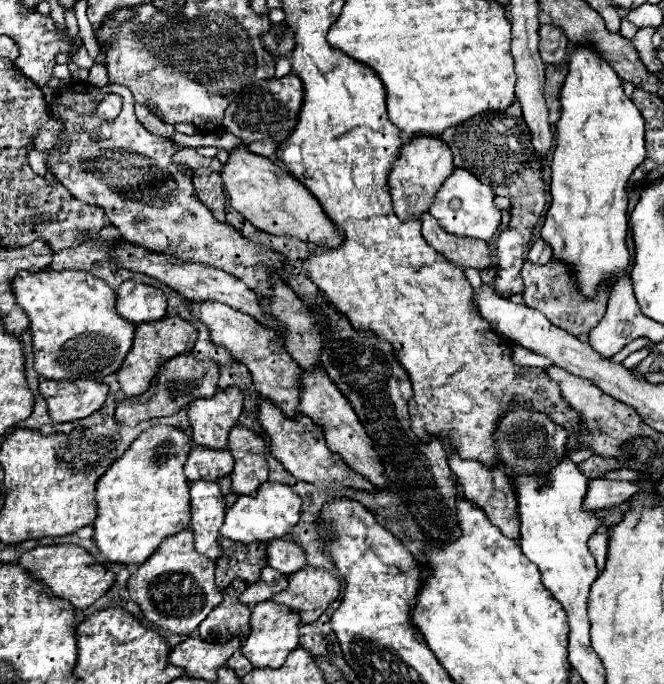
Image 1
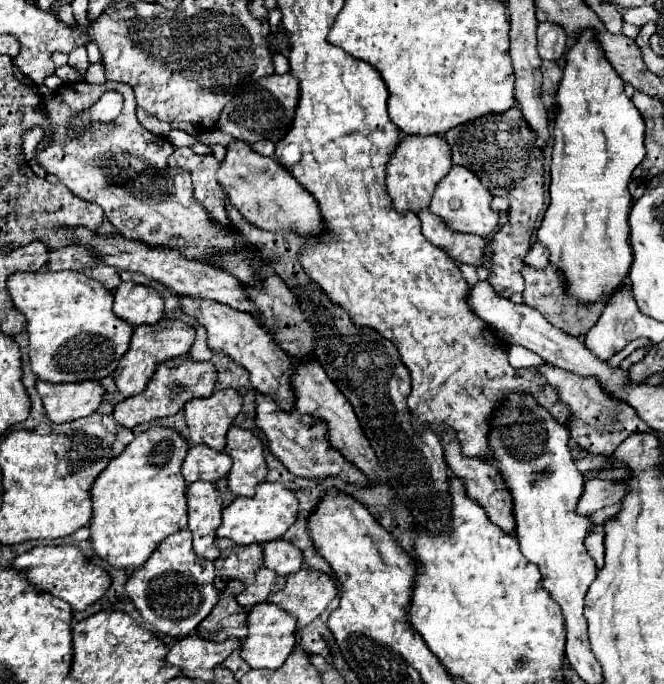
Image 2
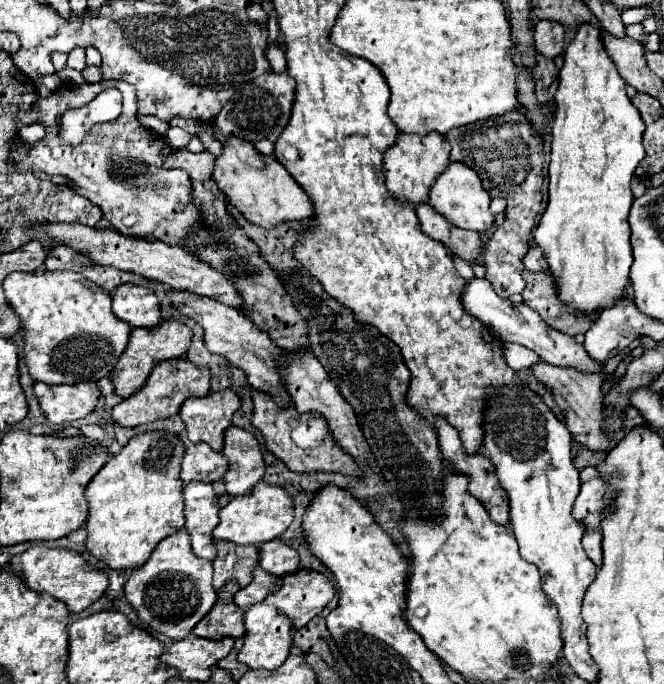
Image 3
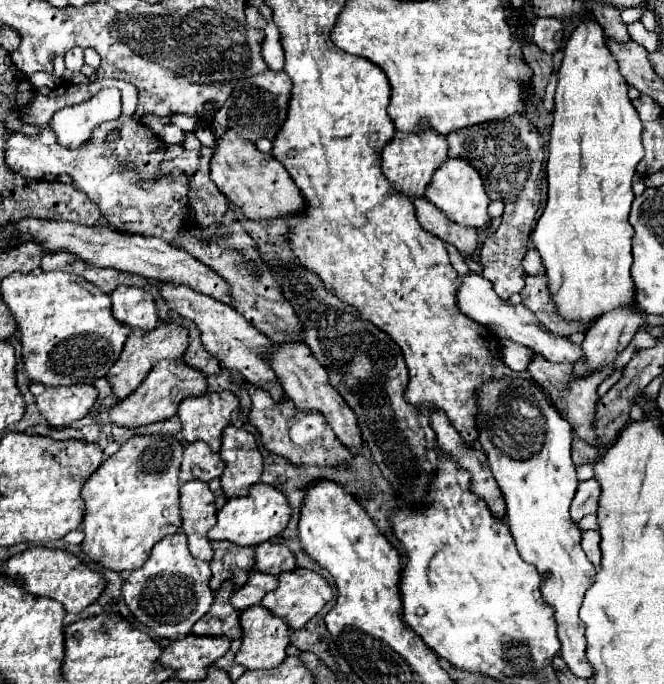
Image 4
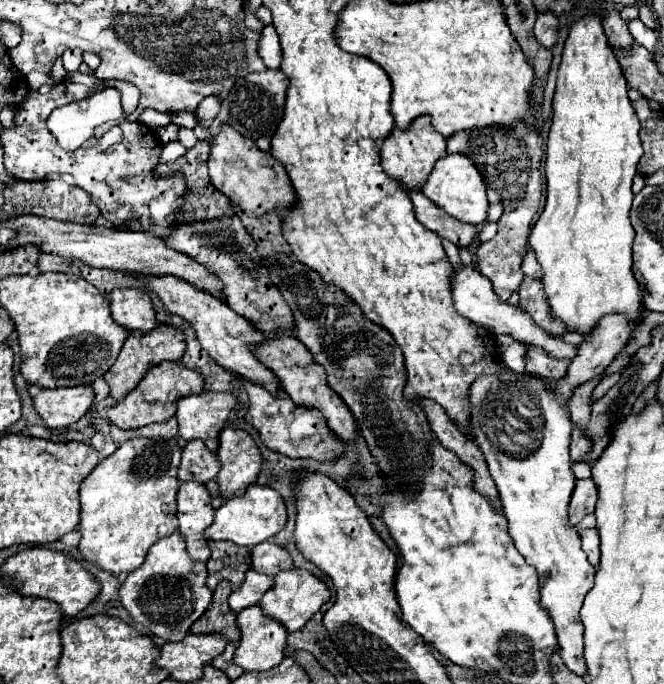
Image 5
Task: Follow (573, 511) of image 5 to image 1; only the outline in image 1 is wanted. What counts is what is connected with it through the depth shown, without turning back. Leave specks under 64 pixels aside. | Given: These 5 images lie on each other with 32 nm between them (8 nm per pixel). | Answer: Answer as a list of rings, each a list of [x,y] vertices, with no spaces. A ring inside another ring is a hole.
[[[594,478],[588,482],[582,510],[584,512],[596,512],[596,510],[606,508],[606,506],[616,506],[616,504],[626,502],[636,492],[638,492],[638,486],[632,482]]]

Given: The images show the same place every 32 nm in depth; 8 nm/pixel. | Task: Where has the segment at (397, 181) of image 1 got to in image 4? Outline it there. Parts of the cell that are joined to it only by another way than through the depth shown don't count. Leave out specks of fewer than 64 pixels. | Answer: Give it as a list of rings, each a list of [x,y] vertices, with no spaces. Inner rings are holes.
[[[424,128],[420,132],[408,132],[408,134],[396,130],[394,138],[382,148],[382,172],[400,192],[406,192],[406,196],[414,198],[424,194],[424,188],[428,186],[432,172],[438,168],[438,164],[444,162],[446,156],[448,156],[446,136],[436,134],[436,130]]]

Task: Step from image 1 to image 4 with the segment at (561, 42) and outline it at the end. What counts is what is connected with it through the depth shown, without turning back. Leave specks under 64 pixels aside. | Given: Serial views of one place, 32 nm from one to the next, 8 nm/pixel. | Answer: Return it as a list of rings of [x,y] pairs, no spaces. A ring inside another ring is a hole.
[[[536,18],[534,22],[534,32],[532,32],[532,40],[544,50],[544,52],[554,52],[560,46],[562,40],[562,22],[556,18]]]

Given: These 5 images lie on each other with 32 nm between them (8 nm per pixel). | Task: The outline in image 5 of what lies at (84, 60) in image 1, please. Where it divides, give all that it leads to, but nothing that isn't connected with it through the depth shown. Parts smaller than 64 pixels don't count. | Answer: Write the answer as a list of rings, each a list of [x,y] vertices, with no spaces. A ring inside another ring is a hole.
[[[66,50],[66,52],[60,56],[60,60],[62,60],[66,72],[76,72],[78,66],[82,64],[82,52],[80,52],[80,50]]]

